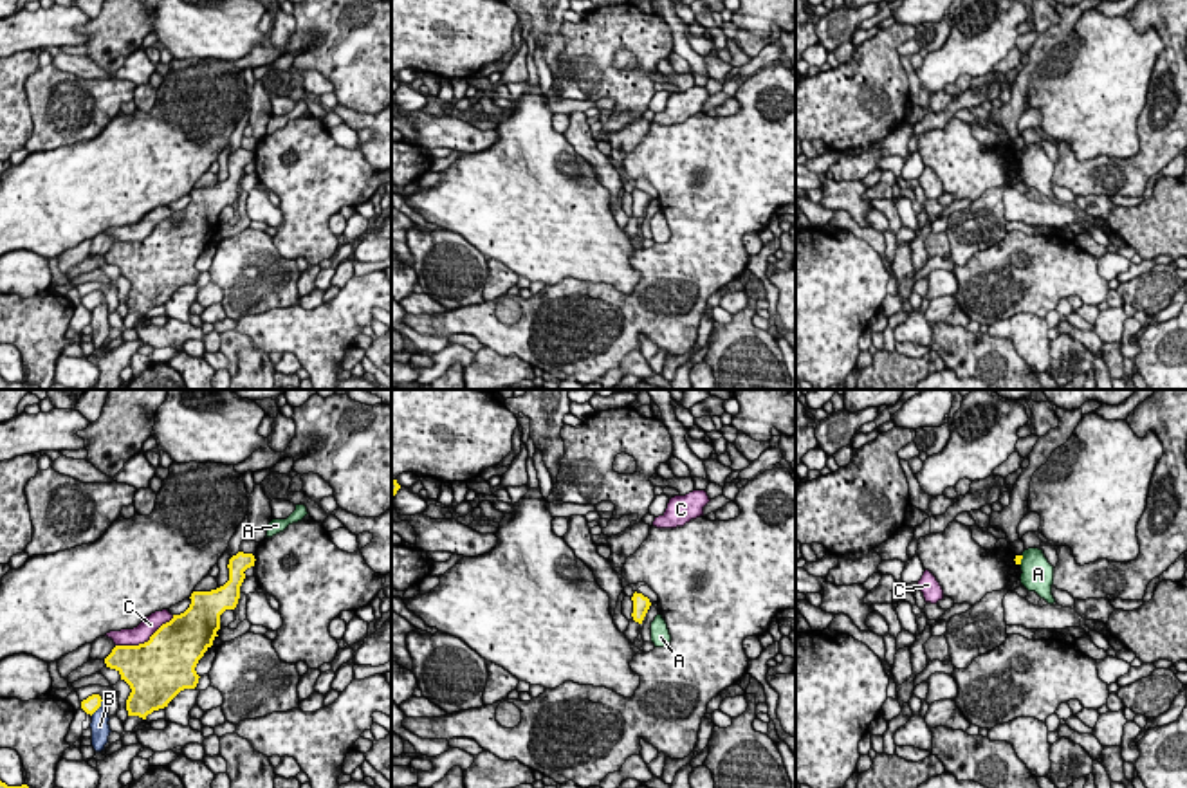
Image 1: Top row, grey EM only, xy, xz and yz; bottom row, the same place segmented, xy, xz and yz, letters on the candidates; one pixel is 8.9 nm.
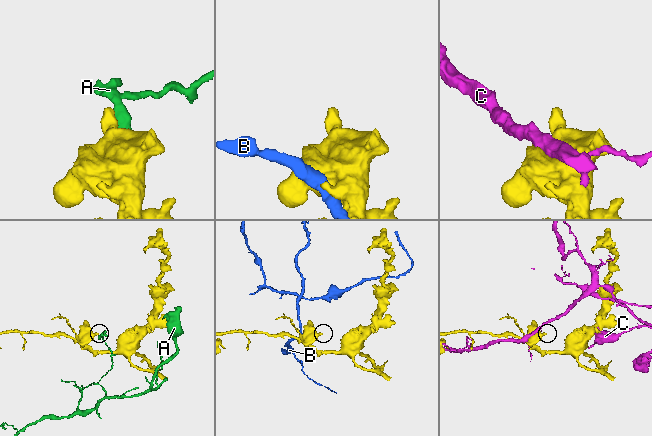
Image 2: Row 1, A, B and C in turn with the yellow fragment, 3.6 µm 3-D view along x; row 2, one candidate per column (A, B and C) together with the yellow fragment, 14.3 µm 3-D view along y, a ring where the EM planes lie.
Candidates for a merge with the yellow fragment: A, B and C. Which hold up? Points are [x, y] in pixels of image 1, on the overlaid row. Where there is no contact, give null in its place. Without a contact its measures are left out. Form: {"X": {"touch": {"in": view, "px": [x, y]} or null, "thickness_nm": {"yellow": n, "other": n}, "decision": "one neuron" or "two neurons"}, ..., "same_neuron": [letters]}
{"A": {"touch": {"in": "yz", "px": [1021, 558]}, "thickness_nm": {"yellow": 60, "other": 280}, "decision": "two neurons"}, "B": {"touch": {"in": "xy", "px": [98, 707]}, "thickness_nm": {"yellow": 140, "other": 160}, "decision": "two neurons"}, "C": {"touch": {"in": "xy", "px": [145, 642]}, "thickness_nm": {"yellow": 500, "other": 160}, "decision": "two neurons"}, "same_neuron": []}

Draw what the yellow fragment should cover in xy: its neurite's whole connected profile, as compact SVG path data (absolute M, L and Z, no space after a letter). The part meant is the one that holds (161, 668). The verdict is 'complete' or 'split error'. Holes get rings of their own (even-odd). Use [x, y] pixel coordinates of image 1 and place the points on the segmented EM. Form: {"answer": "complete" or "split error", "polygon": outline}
{"answer": "complete", "polygon": "M238 552L229 559L229 581L211 591L193 591L189 608L173 615L148 642L115 646L105 658L106 667L121 674L132 692L126 700L128 716L146 719L184 689L195 689L198 660L218 637L220 615L235 609L245 570L254 566L254 555Z"}

